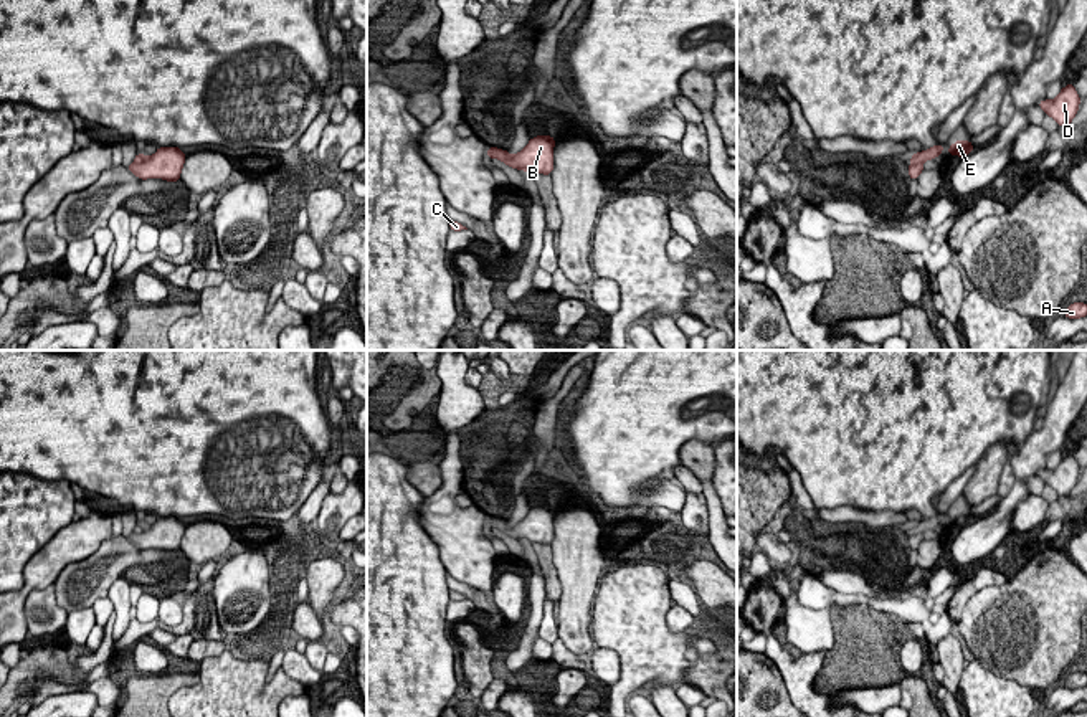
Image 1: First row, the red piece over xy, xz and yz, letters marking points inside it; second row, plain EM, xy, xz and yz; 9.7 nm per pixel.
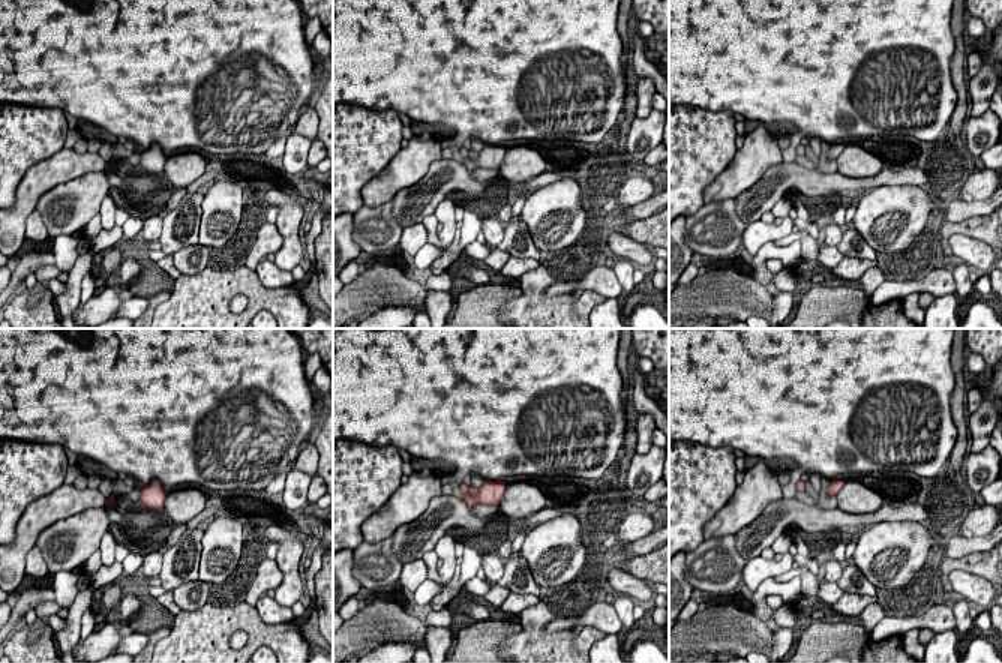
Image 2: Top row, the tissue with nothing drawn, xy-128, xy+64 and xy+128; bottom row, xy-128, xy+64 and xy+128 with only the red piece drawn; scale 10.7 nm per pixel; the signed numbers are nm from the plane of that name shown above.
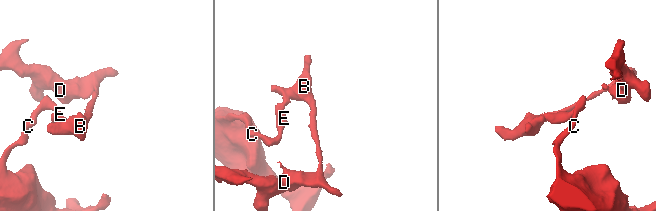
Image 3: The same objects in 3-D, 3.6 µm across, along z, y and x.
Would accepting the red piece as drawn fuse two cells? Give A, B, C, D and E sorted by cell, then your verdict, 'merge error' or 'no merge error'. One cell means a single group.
A C E / B D | merge error

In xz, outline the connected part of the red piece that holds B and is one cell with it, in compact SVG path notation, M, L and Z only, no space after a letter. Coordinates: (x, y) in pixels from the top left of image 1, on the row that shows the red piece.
M537 135L532 137L529 144L515 155L510 155L507 150L497 147L489 147L487 159L499 159L506 165L527 173L537 172L550 175L553 170L553 147L555 137Z

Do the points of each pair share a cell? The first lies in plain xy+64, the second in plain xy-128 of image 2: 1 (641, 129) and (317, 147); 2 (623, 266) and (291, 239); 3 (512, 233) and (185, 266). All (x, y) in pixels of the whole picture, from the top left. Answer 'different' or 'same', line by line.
1: different
2: same
3: different

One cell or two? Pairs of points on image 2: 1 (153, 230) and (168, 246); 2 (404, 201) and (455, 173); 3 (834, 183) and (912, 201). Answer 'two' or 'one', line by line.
1: two
2: one
3: two

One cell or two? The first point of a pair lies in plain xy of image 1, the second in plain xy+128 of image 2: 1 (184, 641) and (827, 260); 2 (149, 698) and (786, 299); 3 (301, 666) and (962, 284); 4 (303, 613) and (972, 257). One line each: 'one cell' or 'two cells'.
1: one cell
2: two cells
3: two cells
4: one cell

